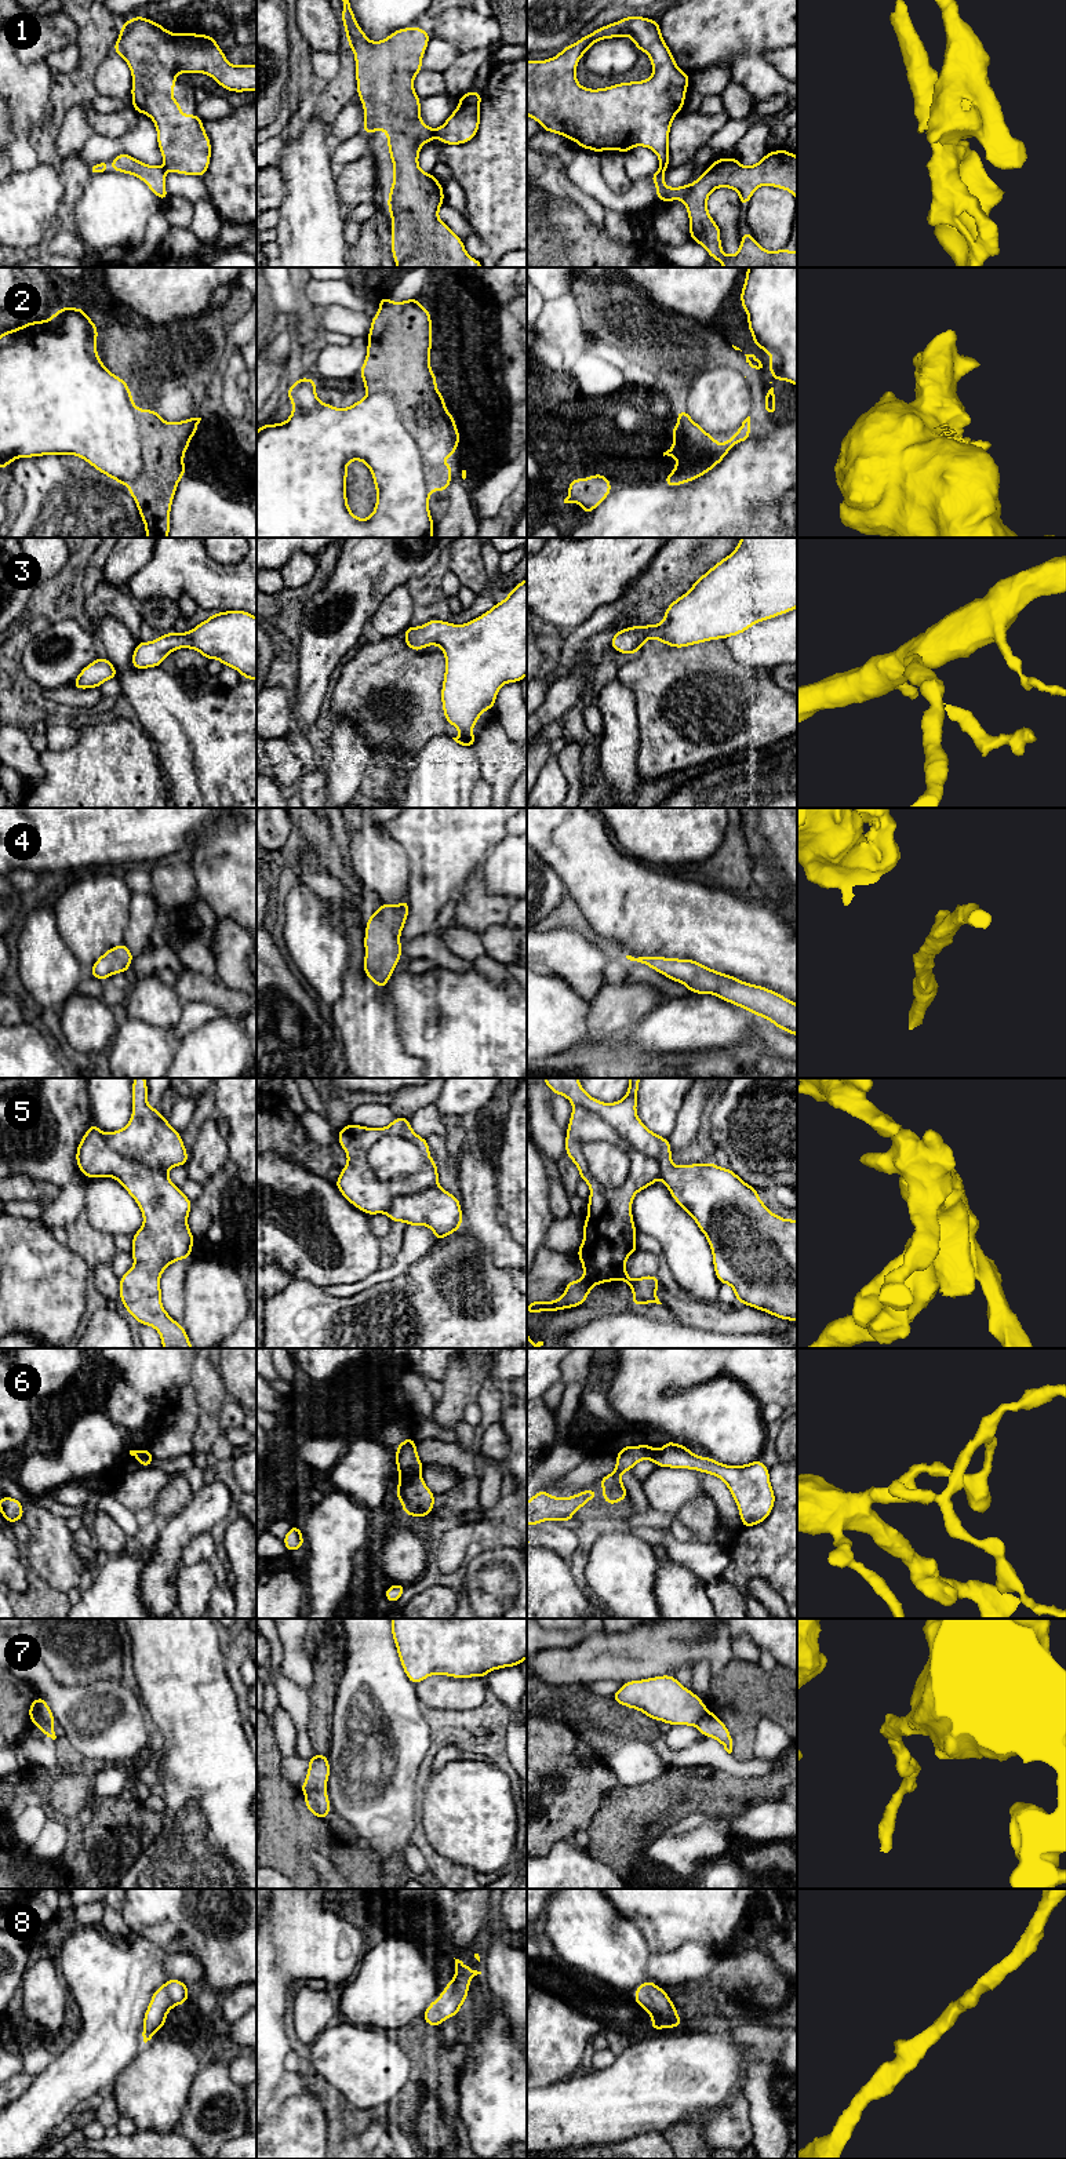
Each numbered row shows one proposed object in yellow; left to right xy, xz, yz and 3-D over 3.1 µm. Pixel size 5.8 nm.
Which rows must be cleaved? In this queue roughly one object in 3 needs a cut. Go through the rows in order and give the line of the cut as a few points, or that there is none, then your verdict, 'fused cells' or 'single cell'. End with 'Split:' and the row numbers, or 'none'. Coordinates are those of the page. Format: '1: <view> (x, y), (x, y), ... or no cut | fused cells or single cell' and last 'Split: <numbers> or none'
1: xz (433, 130), (435, 137) | fused cells
2: xz (368, 393), (386, 392), (424, 448), (450, 439) | fused cells
3: no cut | single cell
4: no cut | single cell
5: xz (366, 1153), (371, 1171), (379, 1179), (413, 1175), (429, 1158) | fused cells
6: xz (419, 1473), (400, 1478) | fused cells
7: xz (324, 1791), (308, 1791), (305, 1794) | fused cells
8: no cut | single cell
Split: 1, 2, 5, 6, 7

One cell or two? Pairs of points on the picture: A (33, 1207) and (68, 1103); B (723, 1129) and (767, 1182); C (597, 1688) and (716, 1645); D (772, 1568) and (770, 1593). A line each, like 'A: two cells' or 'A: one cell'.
A: two cells
B: one cell
C: two cells
D: two cells

